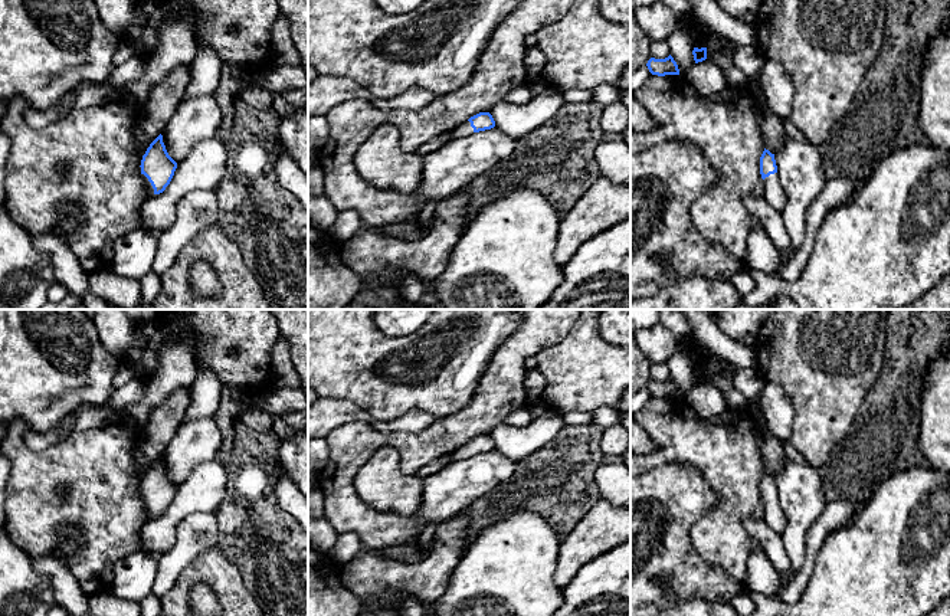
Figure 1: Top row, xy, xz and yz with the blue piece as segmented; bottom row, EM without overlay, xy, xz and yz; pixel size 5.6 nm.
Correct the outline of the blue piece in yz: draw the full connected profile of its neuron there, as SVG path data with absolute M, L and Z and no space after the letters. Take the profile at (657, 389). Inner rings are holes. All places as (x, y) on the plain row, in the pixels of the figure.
M671 377L665 381L651 380L646 389L652 397L658 399L679 397L678 387Z

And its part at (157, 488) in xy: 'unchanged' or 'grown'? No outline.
grown

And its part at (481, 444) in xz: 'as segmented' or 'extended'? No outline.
extended

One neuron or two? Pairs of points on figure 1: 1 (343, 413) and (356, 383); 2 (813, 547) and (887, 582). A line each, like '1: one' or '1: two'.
1: two
2: two

